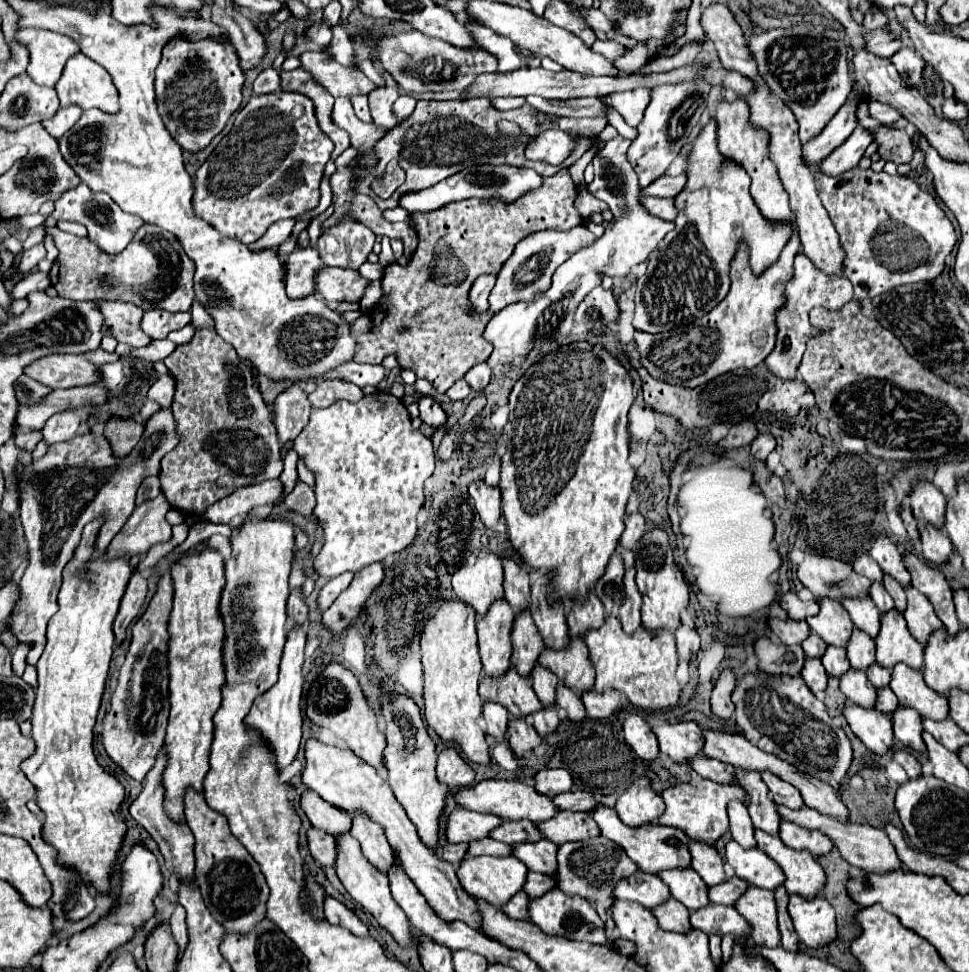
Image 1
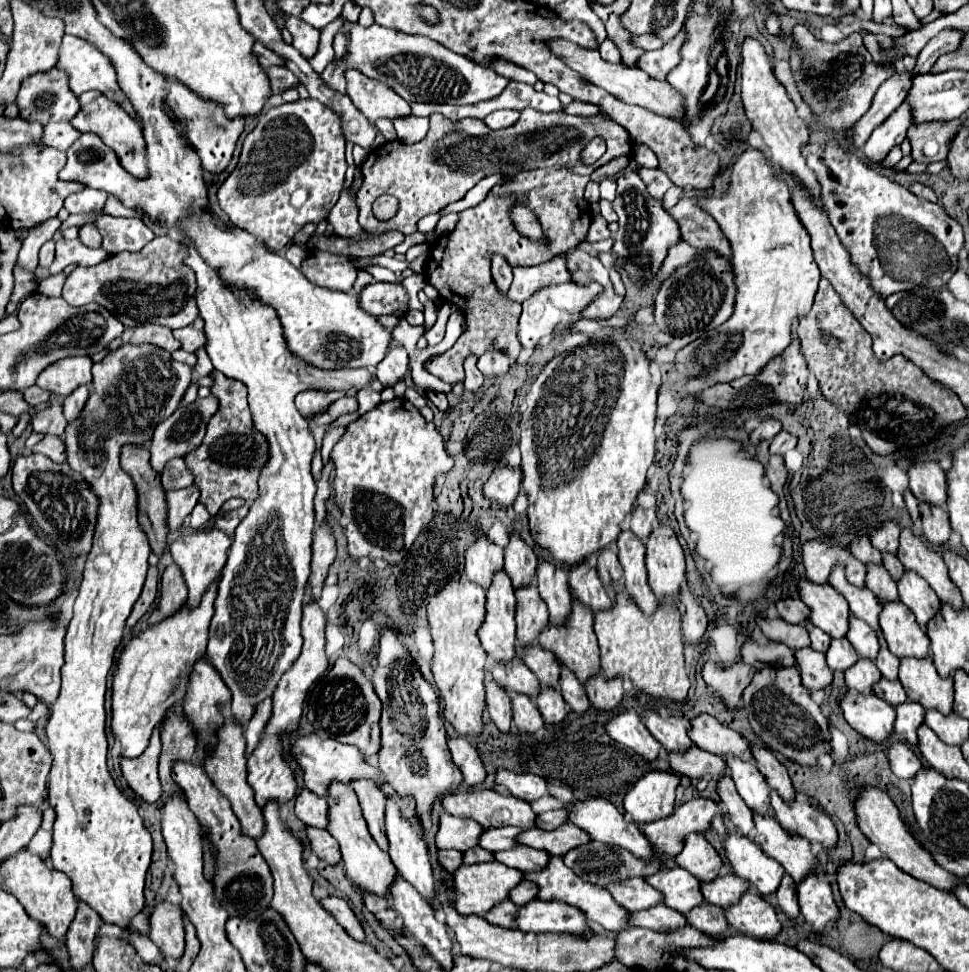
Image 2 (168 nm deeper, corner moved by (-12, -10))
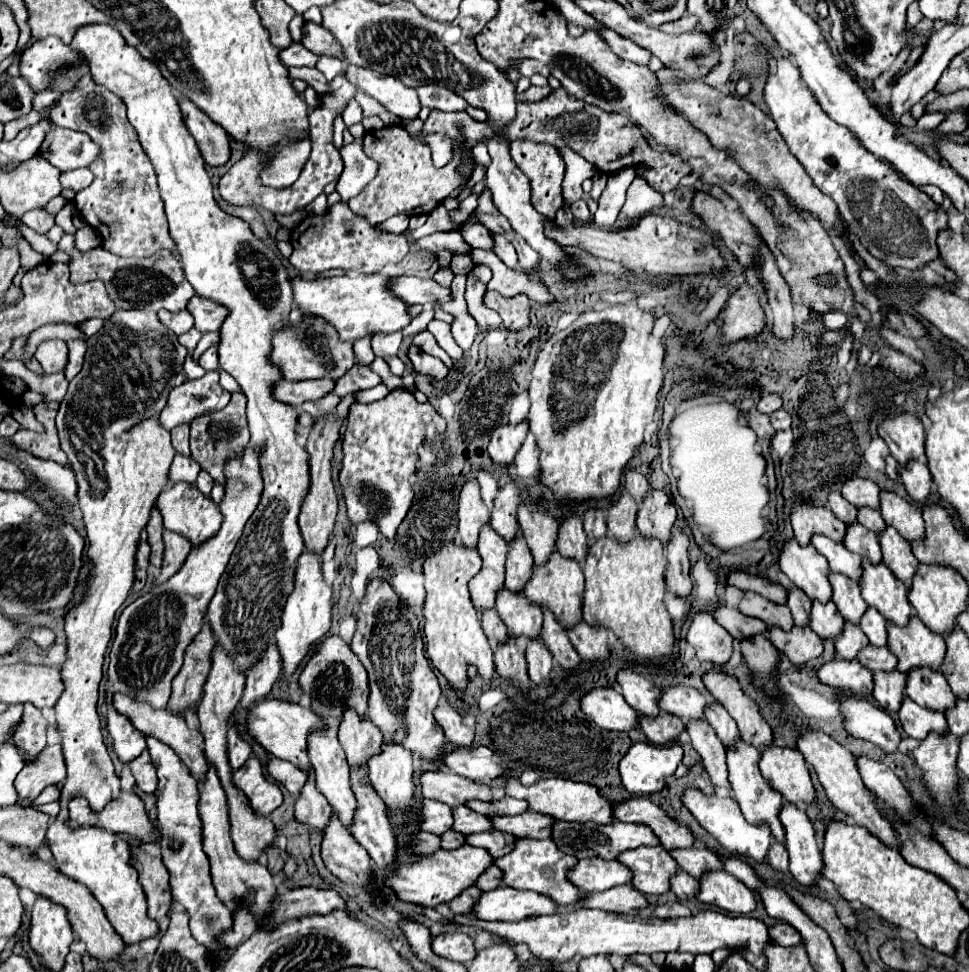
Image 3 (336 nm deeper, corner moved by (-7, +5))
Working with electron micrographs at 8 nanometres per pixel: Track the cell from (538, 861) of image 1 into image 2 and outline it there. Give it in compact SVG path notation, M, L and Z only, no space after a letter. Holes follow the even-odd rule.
M517 845L517 847L509 849L509 851L499 851L493 857L495 857L495 861L505 863L507 867L519 869L523 873L541 871L545 867L545 863L549 861L549 853L535 851L535 849L525 847L525 845Z

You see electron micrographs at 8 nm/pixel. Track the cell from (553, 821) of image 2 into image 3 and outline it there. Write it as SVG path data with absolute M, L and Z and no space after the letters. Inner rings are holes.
M502 798L502 800L490 800L490 802L472 802L472 810L480 810L486 816L514 816L524 814L528 810L528 802L514 800L514 798Z

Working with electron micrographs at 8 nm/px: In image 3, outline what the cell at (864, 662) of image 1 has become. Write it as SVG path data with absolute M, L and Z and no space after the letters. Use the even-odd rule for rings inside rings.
M830 572L830 582L832 582L832 602L840 610L846 622L850 624L860 624L864 612L868 610L868 604L864 604L860 596L860 586L852 584L852 580L846 580L846 576Z

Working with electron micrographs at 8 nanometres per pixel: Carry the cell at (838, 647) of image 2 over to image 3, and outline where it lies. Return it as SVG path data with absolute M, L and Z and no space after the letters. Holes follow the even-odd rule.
M832 602L828 604L812 604L810 612L810 628L822 638L838 638L844 630L844 618L840 612L836 612L836 606Z

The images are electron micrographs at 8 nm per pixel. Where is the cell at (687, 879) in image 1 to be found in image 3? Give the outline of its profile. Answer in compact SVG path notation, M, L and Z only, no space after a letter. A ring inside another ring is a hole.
M640 846L636 850L622 852L618 860L632 870L632 886L644 894L668 892L670 878L680 870L676 860L662 846Z

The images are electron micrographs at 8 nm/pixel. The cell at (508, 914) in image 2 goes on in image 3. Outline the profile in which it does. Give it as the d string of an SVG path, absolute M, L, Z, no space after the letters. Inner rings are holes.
M472 886L472 888L466 888L460 896L456 896L456 900L450 902L450 910L454 914L468 914L472 916L474 914L474 906L476 906L476 900L482 896L482 890L478 886Z

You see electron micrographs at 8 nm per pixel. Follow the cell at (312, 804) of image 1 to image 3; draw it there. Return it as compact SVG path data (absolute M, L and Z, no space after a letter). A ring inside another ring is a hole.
M272 758L268 762L268 772L270 776L274 776L280 784L286 786L286 790L292 794L292 796L300 796L300 790L304 788L306 780L308 780L308 774L306 772L300 772L294 764L288 764L286 760L280 760L280 758Z

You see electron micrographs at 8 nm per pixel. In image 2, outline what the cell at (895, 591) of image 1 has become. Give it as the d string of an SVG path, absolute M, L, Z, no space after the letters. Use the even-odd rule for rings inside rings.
M881 553L881 557L883 557L883 565L885 565L885 569L891 573L891 577L893 577L895 581L899 581L899 577L901 577L903 571L905 571L905 567L903 567L901 561L897 559L897 555L893 555L893 553Z

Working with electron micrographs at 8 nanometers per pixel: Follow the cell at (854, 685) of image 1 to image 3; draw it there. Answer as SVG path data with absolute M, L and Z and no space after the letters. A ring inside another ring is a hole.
M846 622L844 632L836 638L836 654L842 660L854 660L858 656L858 652L866 646L868 646L868 638L862 632L862 628Z

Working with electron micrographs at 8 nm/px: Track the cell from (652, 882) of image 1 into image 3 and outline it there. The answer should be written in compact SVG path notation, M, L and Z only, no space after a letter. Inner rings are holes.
M580 860L572 872L568 872L572 884L586 892L602 892L620 884L632 882L632 872L620 860Z

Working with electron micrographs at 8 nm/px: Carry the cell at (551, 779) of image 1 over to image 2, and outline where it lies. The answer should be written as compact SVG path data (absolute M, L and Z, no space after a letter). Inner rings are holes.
M499 769L495 773L495 785L505 787L513 797L519 797L523 801L535 801L547 795L545 779L529 773L515 773L509 769Z

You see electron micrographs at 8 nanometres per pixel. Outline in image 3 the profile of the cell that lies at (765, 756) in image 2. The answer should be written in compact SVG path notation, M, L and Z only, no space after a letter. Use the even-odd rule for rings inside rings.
M708 672L704 674L704 686L710 690L710 694L728 710L728 714L736 720L740 738L754 746L758 752L772 746L772 730L766 724L766 720L758 714L758 706L752 698L748 698L738 682L730 676Z

